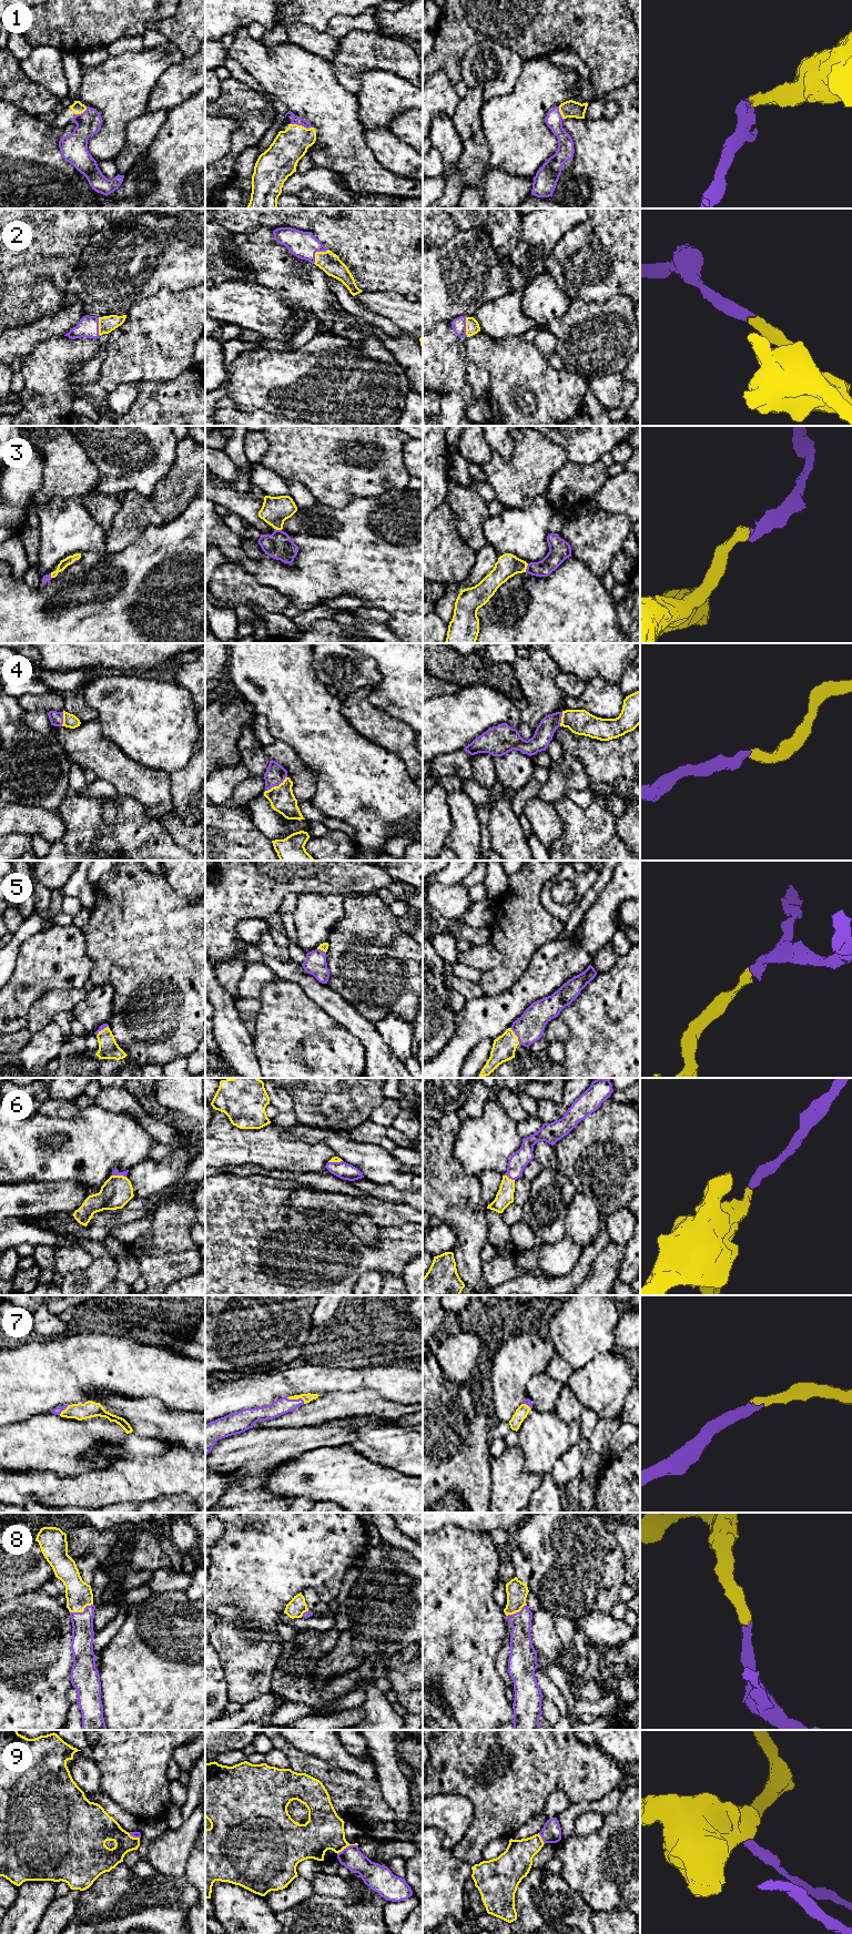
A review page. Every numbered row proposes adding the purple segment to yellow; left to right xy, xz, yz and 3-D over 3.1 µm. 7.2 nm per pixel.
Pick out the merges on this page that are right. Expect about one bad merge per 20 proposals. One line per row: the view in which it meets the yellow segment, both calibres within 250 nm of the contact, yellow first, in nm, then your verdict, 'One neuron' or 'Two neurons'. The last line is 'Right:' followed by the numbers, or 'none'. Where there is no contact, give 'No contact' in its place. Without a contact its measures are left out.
1: Touches yellow in xz. Thickness 240 nm (yellow) against 60 nm. One neuron
2: Touches yellow in xz. Thickness 150 nm (yellow) against 200 nm. One neuron
3: Touches yellow in yz. Thickness 160 nm (yellow) against 140 nm. One neuron
4: Touches yellow in xz. Thickness 180 nm (yellow) against 150 nm. One neuron
5: Touches yellow in yz. Thickness 170 nm (yellow) against 200 nm. One neuron
6: Touches yellow in xy. Thickness 220 nm (yellow) against 50 nm. One neuron
7: Touches yellow in xz. Thickness 70 nm (yellow) against 120 nm. One neuron
8: Touches yellow in xy. Thickness 190 nm (yellow) against 160 nm. One neuron
9: Touches yellow in xz. Thickness 280 nm (yellow) against 160 nm. Two neurons
Right: 1, 2, 3, 4, 5, 6, 7, 8

